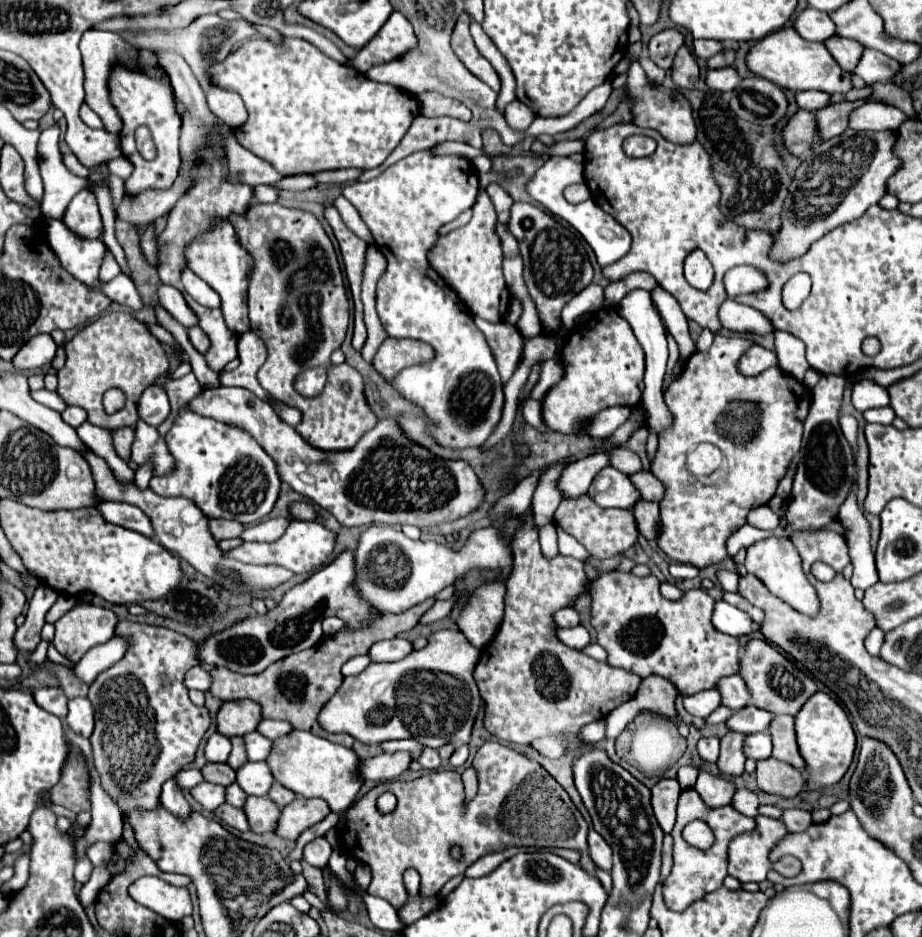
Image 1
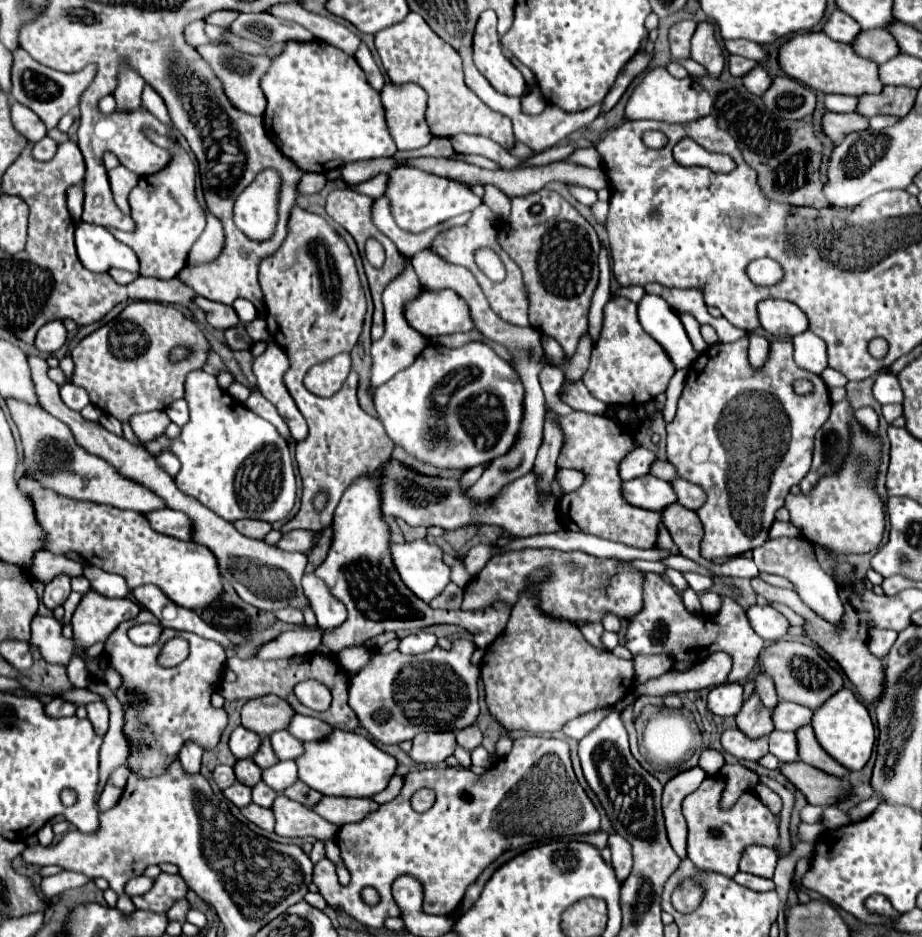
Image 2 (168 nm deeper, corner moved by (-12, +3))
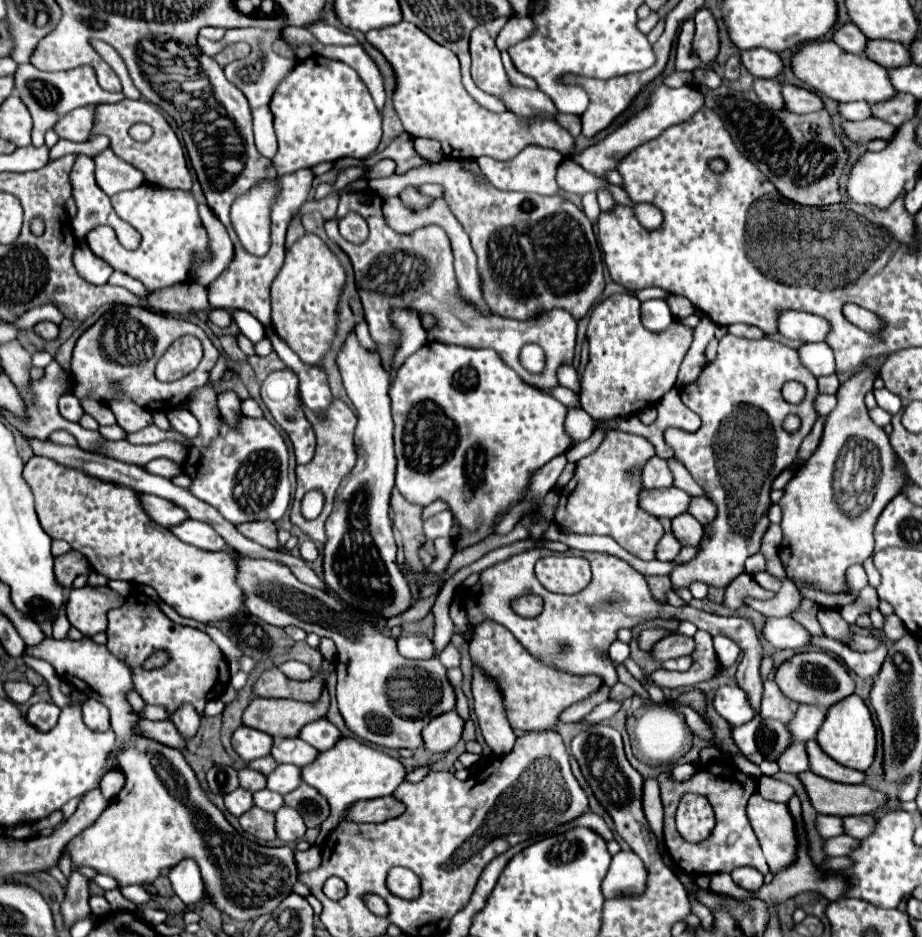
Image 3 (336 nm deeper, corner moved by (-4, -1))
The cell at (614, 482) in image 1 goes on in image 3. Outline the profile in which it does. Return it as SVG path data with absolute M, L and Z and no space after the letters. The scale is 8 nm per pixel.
M676 487L666 489L640 489L638 493L638 507L646 513L652 513L654 517L676 517L680 513L686 513L688 501L692 497Z

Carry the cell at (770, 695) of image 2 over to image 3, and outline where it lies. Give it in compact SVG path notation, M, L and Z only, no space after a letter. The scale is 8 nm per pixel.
M764 681L764 695L762 695L762 711L760 715L764 719L778 719L778 721L790 721L792 713L796 713L798 703L788 701L778 685L774 681Z

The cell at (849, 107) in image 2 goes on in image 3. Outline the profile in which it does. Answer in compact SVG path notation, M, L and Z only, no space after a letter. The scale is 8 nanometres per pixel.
M856 101L856 103L840 103L838 105L838 111L844 119L850 119L850 121L862 121L862 119L868 119L872 117L870 113L870 105L864 103L864 101Z

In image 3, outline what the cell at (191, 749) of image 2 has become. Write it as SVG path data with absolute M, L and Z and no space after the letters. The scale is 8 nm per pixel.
M182 705L174 715L172 715L172 723L176 725L176 729L178 729L178 733L184 737L184 741L188 743L194 735L196 735L196 731L198 731L198 727L200 727L200 717L198 717L198 713L192 709L192 705Z

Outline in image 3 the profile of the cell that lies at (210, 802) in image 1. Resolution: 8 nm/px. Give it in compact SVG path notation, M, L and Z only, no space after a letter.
M234 789L232 793L224 795L224 805L226 805L226 809L228 809L234 817L240 817L242 813L246 813L248 809L254 807L254 803L252 803L252 793L250 793L250 791L244 791L244 789Z

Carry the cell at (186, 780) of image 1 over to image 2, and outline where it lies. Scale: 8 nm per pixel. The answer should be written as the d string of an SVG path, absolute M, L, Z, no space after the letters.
M218 765L214 769L214 781L216 781L216 784L221 790L230 787L236 781L234 769L228 767L228 765Z

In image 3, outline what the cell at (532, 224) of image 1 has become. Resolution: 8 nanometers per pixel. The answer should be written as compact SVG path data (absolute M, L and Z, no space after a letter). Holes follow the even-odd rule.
M446 159L438 165L422 165L422 167L410 169L404 175L376 179L376 181L370 181L368 185L380 197L396 197L400 189L408 185L424 185L424 183L440 183L444 187L444 199L448 207L452 209L452 213L456 213L458 221L464 225L466 233L470 235L472 249L478 255L482 293L488 305L492 305L494 313L502 317L526 321L530 317L538 317L552 309L566 309L576 321L580 321L590 311L596 297L604 289L604 273L602 273L604 265L602 265L602 255L600 255L592 225L574 203L558 195L544 197L536 193L500 193L498 189L492 189L490 183L476 185L474 177L462 171L456 159ZM520 273L528 277L528 285L516 283L520 279Z

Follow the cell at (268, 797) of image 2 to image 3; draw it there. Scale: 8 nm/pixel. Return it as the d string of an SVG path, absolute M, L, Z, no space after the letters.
M262 789L262 791L256 791L254 795L254 805L264 809L264 811L270 811L270 813L276 813L284 801L282 801L282 795L280 793L272 793L270 789Z

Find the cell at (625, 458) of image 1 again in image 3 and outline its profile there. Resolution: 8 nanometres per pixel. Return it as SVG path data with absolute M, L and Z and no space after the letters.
M668 459L668 467L670 467L672 477L674 477L674 483L672 483L674 487L686 491L688 495L704 495L700 485L696 485L696 481L690 477L690 473L684 469L684 465L680 465L680 461Z

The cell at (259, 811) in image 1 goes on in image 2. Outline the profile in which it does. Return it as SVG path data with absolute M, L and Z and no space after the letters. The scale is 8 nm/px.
M276 797L272 811L276 815L276 833L282 837L316 837L320 841L334 839L338 825L324 821L312 809L284 797Z

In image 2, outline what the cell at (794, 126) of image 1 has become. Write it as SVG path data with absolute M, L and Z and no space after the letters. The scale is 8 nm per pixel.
M826 113L822 119L822 129L834 143L840 143L850 133L866 131L868 127L868 117L860 117L858 113Z

